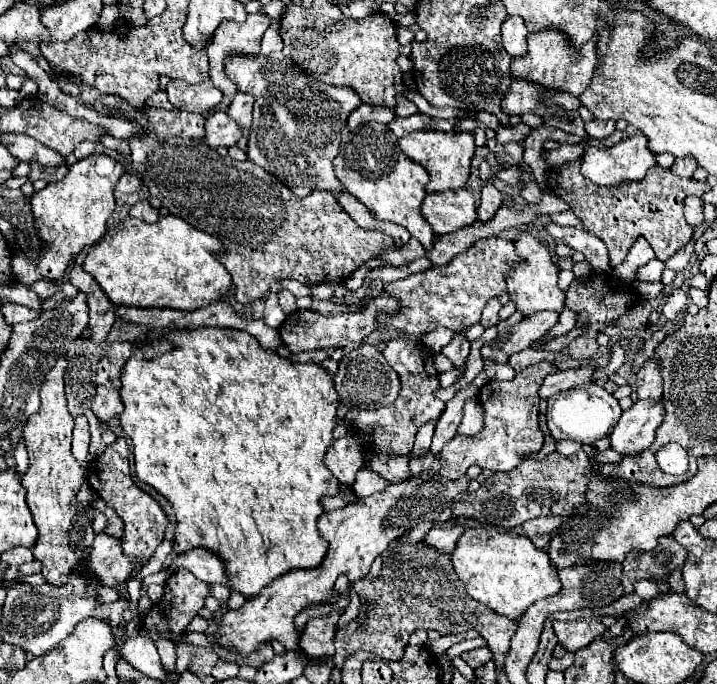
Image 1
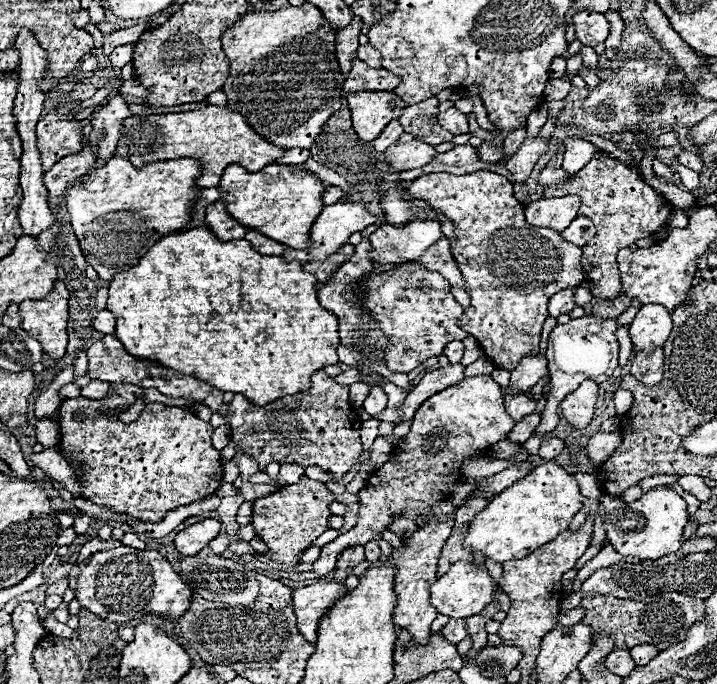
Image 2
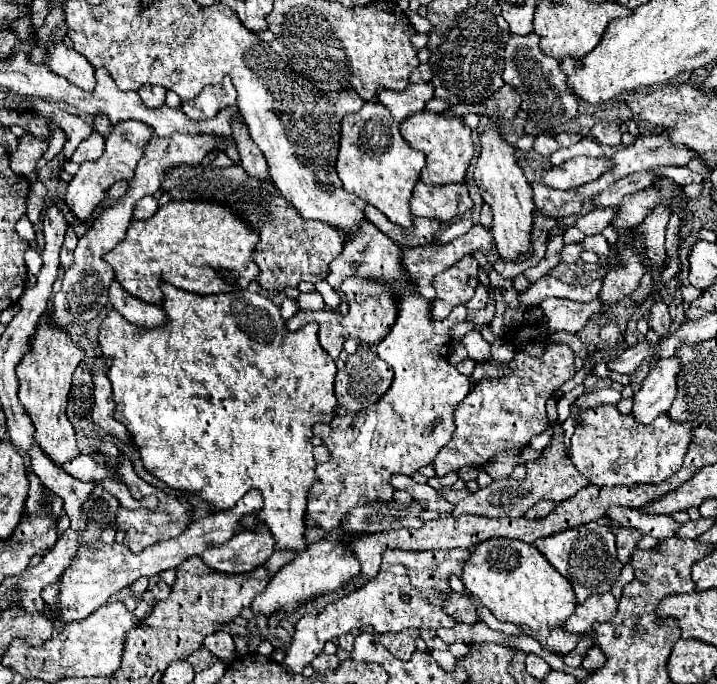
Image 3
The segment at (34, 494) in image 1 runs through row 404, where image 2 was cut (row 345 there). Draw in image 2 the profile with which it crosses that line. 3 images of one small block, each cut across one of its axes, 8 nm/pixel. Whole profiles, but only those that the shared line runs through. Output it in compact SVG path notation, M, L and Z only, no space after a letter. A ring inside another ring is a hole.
M56 280L52 292L42 300L26 300L22 308L22 330L38 338L44 354L58 360L66 354L66 318L68 318L68 290Z

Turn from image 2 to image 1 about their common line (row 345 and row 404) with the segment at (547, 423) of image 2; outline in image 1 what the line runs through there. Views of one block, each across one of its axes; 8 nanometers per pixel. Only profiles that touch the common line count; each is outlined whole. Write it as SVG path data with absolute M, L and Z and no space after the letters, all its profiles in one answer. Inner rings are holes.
M586 384L580 388L570 388L562 394L556 394L554 398L548 398L548 428L552 432L554 440L574 440L584 446L594 444L594 440L600 440L604 436L610 436L614 426L620 420L620 404L618 400L606 392L598 384Z

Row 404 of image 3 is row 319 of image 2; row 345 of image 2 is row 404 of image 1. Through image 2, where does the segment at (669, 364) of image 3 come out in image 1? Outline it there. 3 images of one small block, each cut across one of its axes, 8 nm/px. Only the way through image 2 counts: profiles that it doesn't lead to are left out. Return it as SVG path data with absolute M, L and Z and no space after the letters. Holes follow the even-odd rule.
M638 400L632 408L624 410L620 422L614 426L610 434L612 448L620 454L636 456L644 452L652 440L656 428L664 420L664 404L662 400Z

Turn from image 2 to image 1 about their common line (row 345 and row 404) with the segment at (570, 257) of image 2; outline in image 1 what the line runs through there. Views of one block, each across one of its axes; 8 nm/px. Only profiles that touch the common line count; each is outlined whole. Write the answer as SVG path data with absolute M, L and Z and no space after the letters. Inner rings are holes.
M542 360L528 366L524 372L518 372L510 382L490 380L488 386L482 386L478 400L484 408L484 428L476 436L456 436L442 448L440 474L444 478L456 480L464 476L466 470L474 464L494 472L512 470L524 456L538 452L544 442L544 434L538 428L538 390L542 380L552 372L558 372L558 366Z

